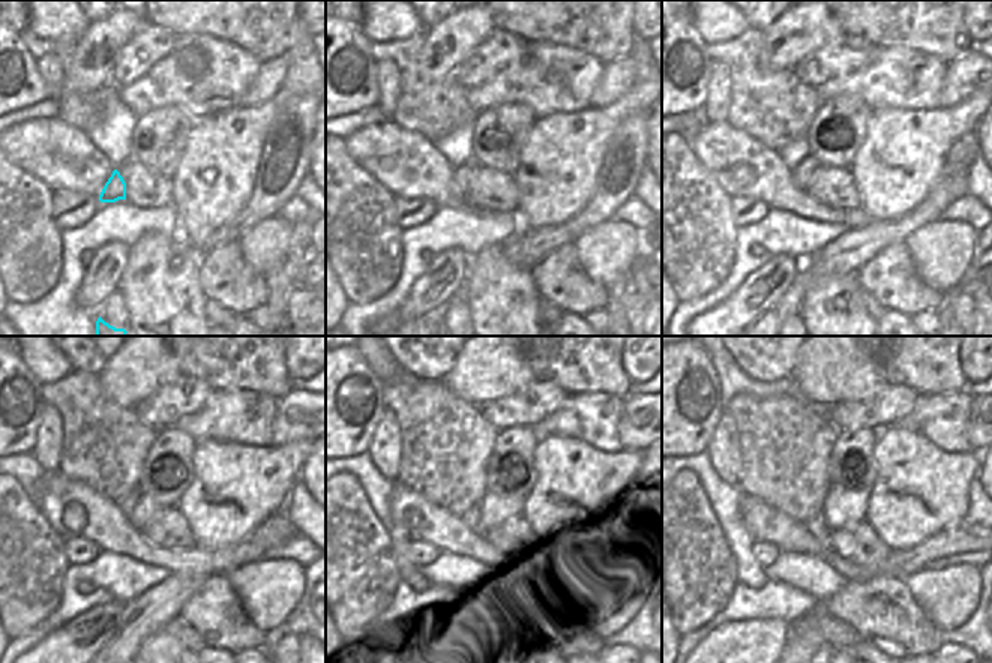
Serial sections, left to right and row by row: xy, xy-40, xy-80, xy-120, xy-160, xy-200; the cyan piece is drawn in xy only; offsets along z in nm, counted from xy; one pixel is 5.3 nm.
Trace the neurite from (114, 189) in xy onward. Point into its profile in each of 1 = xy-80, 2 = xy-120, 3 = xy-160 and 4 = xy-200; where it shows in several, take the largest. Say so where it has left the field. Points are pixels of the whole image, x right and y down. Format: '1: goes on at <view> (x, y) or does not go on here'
1: goes on at xy-80 (800, 174)
2: goes on at xy-120 (138, 506)
3: goes on at xy-160 (494, 507)
4: goes on at xy-200 (842, 507)

